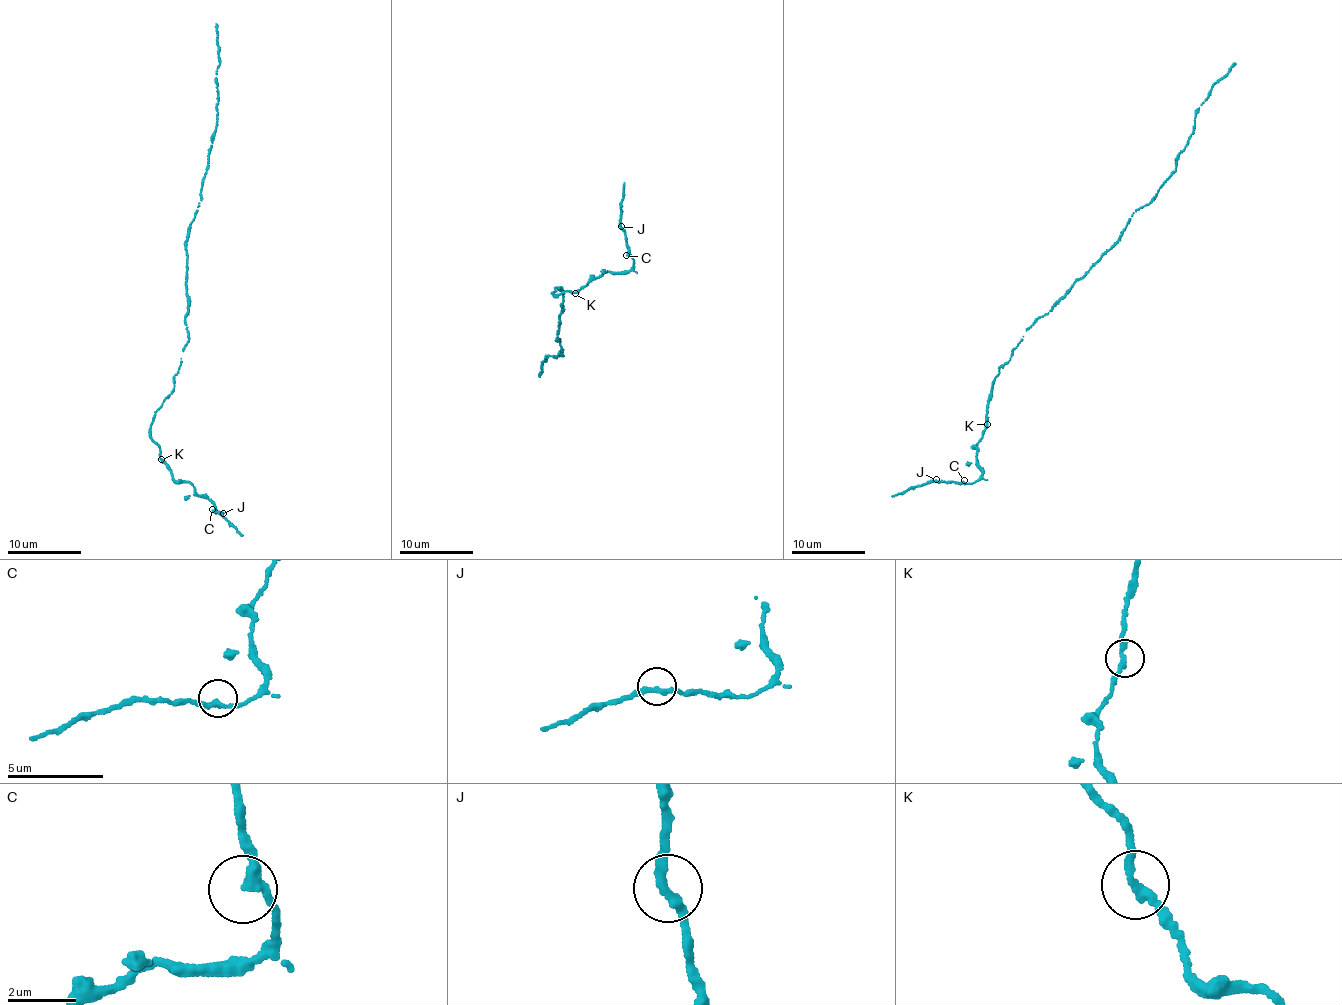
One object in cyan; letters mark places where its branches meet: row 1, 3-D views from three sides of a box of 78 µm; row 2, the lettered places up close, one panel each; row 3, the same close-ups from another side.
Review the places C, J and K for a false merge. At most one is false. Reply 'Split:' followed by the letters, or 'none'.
Split: none

